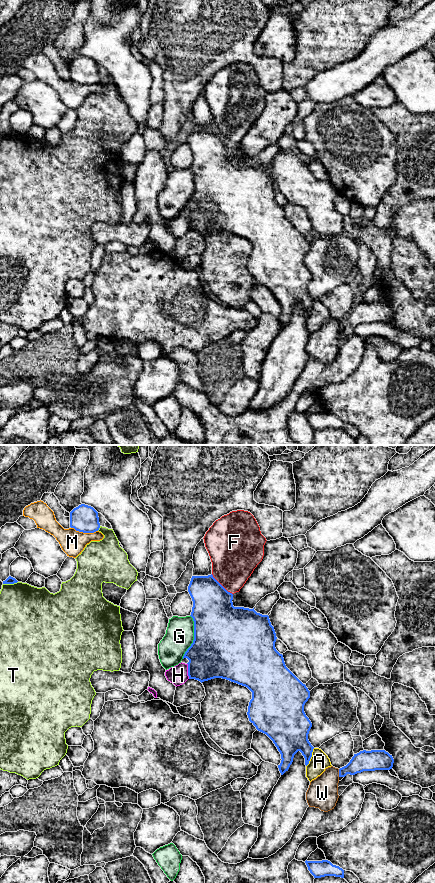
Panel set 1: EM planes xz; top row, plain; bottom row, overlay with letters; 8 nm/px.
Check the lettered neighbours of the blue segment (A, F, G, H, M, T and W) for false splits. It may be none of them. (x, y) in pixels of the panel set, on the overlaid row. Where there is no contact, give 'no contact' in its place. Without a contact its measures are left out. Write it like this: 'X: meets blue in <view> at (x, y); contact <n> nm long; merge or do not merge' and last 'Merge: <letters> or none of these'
A: meets blue in xz at (311, 756); contact 170 nm long; do not merge
F: meets blue in xz at (221, 585); contact 240 nm long; do not merge
G: meets blue in xz at (194, 637); contact 360 nm long; do not merge
H: meets blue in xz at (188, 671); contact 130 nm long; do not merge
M: meets blue in xz at (84, 532); contact 220 nm long; do not merge
T: meets blue in xz at (10, 583); contact 120 nm long; do not merge
W: meets blue in xz at (339, 773); contact 60 nm long; do not merge
Merge: none of these

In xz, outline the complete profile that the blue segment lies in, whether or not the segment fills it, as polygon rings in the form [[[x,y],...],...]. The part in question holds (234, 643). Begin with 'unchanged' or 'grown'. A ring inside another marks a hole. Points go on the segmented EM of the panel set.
unchanged; [[[213,575],[208,576],[192,576],[190,584],[188,586],[188,592],[193,601],[193,607],[191,612],[191,617],[194,621],[194,640],[191,646],[185,652],[183,659],[187,658],[189,660],[188,664],[188,676],[189,679],[195,679],[201,683],[208,681],[214,678],[222,678],[229,680],[231,682],[237,683],[239,685],[247,687],[252,692],[252,699],[249,702],[248,706],[248,718],[249,721],[256,727],[256,729],[264,734],[266,734],[275,744],[278,751],[281,754],[281,763],[278,765],[281,775],[288,771],[290,765],[293,762],[294,755],[300,751],[305,758],[305,765],[309,764],[309,761],[312,757],[312,752],[314,747],[308,740],[308,734],[312,727],[312,723],[304,712],[304,705],[310,698],[310,691],[285,665],[283,655],[280,654],[275,648],[276,642],[276,633],[274,627],[271,625],[268,615],[262,615],[257,613],[254,608],[244,608],[244,607],[234,607],[233,606],[233,594],[228,592],[214,577]]]

